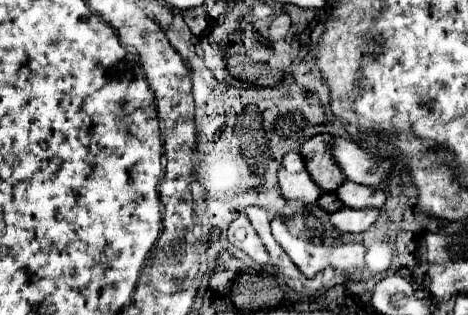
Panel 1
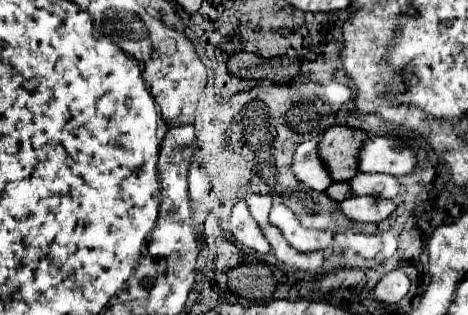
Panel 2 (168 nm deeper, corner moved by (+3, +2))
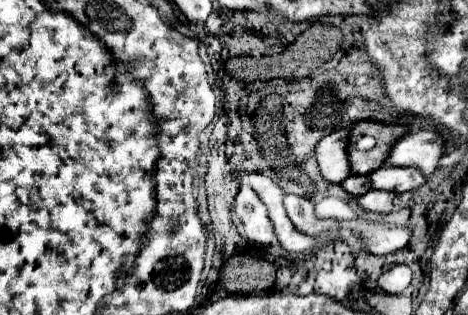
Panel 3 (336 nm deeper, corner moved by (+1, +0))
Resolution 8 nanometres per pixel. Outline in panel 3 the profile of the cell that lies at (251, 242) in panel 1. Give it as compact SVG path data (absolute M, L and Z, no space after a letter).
M241 186L235 198L235 212L245 226L245 234L251 242L269 246L275 242L273 224L267 218L265 204L257 198L257 194L249 186Z

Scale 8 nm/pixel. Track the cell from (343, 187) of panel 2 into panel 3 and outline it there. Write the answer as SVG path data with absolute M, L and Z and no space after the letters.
M349 176L349 178L345 178L345 180L341 182L341 188L343 188L345 192L349 192L351 196L355 196L355 198L357 198L357 196L363 196L365 192L371 190L367 176Z

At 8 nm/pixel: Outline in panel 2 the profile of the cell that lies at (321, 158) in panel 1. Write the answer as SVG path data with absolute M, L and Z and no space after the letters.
M333 126L329 128L319 142L319 156L331 172L335 182L351 180L359 168L359 150L365 140L371 136L365 130L349 128L349 126Z

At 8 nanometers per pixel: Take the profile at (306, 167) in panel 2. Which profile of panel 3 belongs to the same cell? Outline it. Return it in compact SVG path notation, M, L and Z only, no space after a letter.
M337 130L325 138L319 140L315 146L315 162L321 170L321 176L331 184L341 184L343 178L347 178L349 162L347 162L347 136L349 130Z

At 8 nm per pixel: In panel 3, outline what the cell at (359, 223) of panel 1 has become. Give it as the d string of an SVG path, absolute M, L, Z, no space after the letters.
M369 190L367 194L357 198L357 204L375 214L389 214L401 210L411 194L395 194L395 192L385 192L385 190Z

